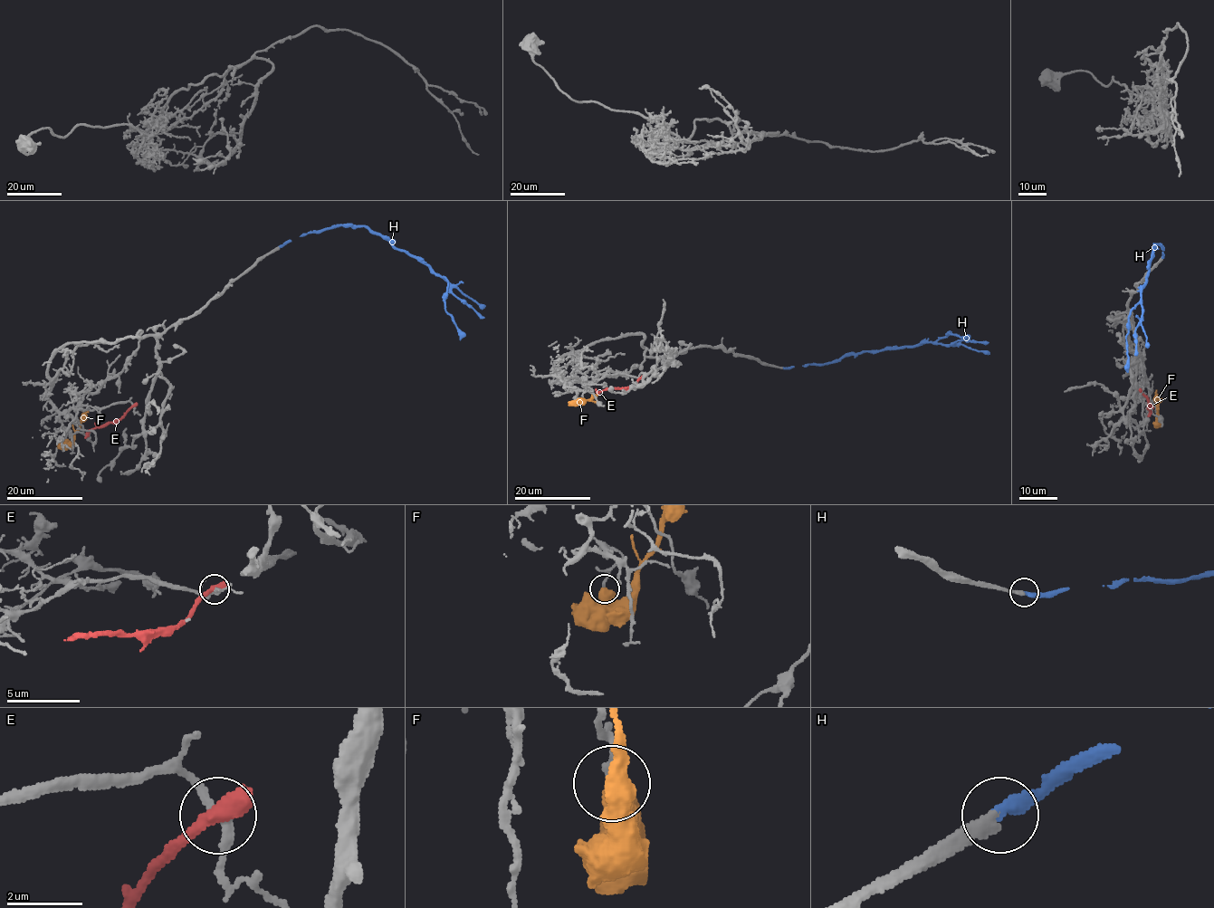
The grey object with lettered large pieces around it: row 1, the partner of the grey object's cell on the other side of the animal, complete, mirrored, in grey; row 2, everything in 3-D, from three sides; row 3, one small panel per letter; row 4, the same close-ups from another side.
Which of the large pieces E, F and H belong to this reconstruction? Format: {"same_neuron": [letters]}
{"same_neuron": ["H"]}

